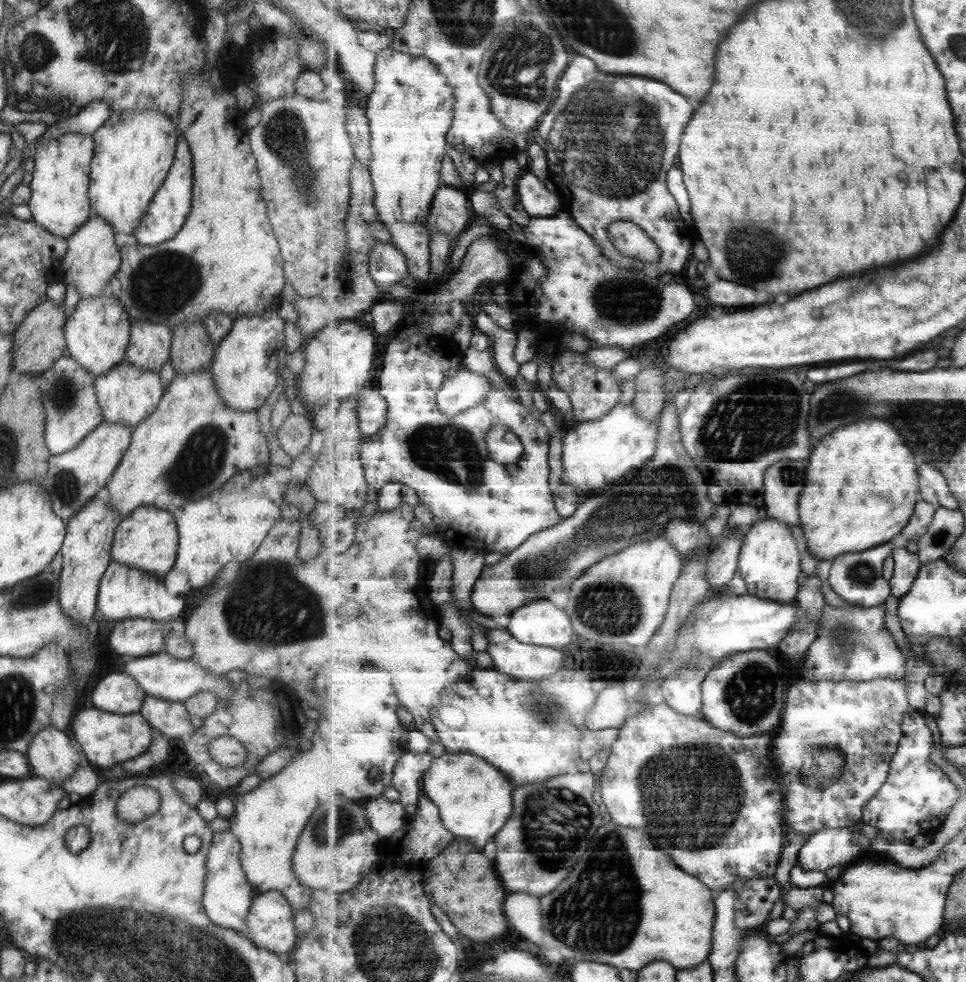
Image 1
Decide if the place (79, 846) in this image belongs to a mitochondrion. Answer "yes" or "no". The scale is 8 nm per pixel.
no

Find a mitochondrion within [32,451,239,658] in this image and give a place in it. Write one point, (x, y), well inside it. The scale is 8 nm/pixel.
(65, 485)

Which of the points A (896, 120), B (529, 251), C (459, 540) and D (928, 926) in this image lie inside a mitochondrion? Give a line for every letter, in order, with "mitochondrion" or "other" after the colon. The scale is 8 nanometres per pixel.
A: other
B: other
C: other
D: other

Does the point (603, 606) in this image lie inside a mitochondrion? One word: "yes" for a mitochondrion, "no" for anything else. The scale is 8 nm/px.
yes

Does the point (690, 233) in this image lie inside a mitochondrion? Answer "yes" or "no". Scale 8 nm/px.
no

